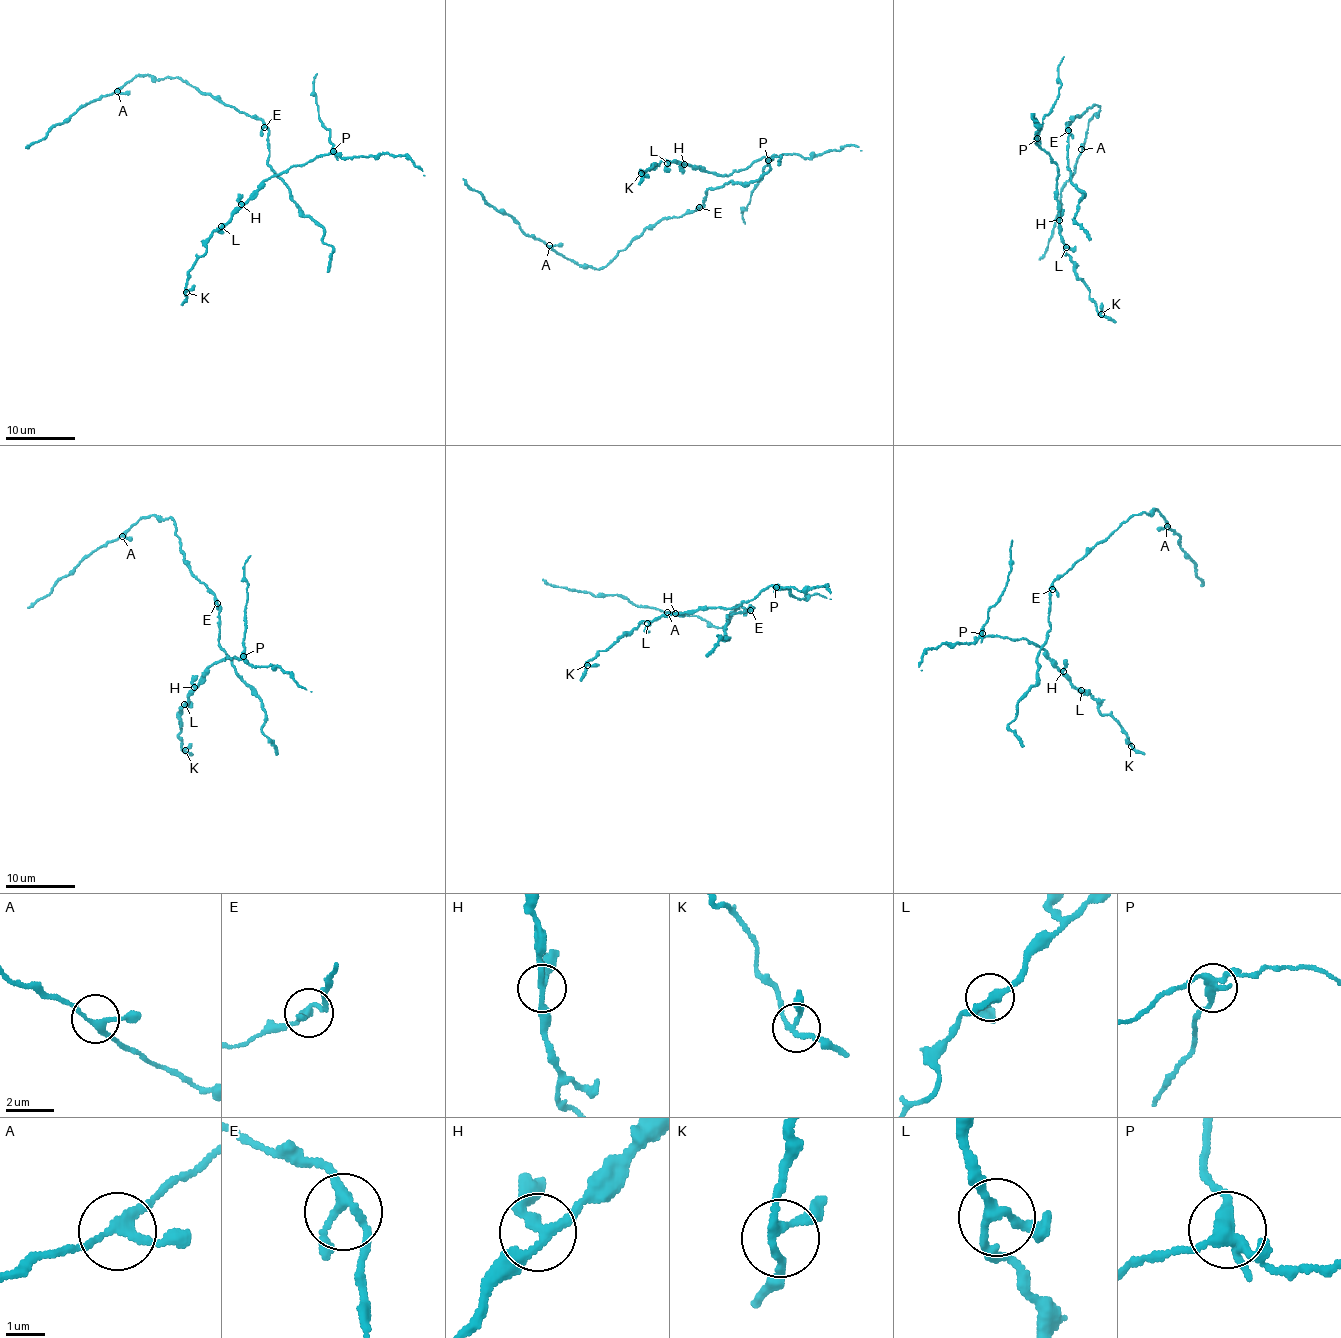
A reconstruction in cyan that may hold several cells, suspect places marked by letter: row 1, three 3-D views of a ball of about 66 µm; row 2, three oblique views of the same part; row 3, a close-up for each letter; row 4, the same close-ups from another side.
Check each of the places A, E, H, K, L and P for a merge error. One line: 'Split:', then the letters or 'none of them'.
Split: P

